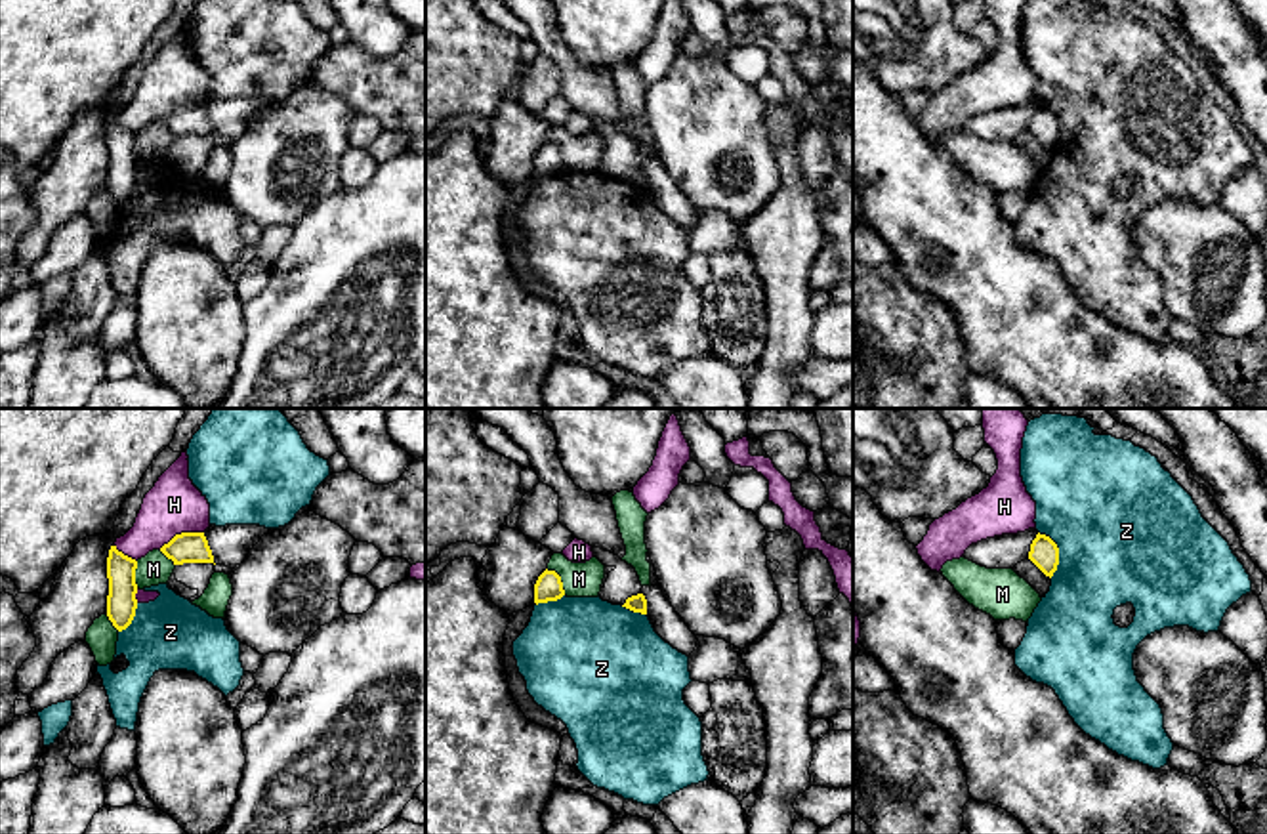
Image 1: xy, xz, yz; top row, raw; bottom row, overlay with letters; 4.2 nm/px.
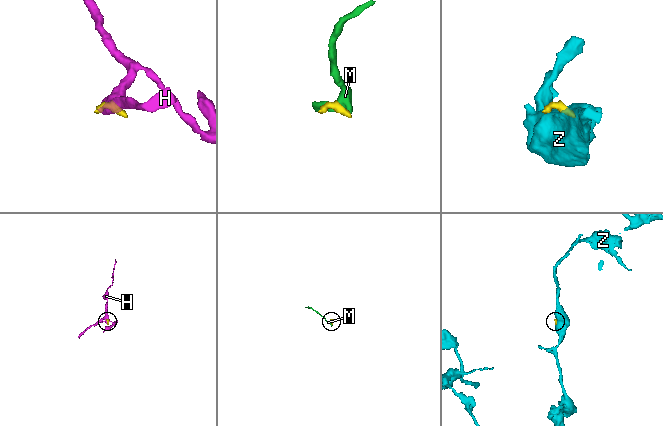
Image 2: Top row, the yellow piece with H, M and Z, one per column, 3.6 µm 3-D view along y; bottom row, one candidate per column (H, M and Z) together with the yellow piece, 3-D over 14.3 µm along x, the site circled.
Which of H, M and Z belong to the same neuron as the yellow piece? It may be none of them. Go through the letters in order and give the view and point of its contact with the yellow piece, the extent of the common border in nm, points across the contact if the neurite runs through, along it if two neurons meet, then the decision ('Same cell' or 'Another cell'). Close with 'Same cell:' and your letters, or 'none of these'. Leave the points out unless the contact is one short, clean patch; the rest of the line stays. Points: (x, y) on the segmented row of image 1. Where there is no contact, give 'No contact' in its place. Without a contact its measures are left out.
H: Touches yellow at xy (182, 533). Shared border 200 nm. Another cell
M: Touches yellow at xz (560, 579). Shared border 140 nm. Boundary: xz (546, 569), (560, 577), (565, 594). Another cell
Z: Touches yellow at yz (1058, 552). Shared border 200 nm. Another cell
Same cell: none of these

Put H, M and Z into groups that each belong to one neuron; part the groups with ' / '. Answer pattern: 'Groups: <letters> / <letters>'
Groups: H / M / Z

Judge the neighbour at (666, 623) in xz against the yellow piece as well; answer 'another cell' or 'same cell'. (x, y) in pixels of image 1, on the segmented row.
same cell

